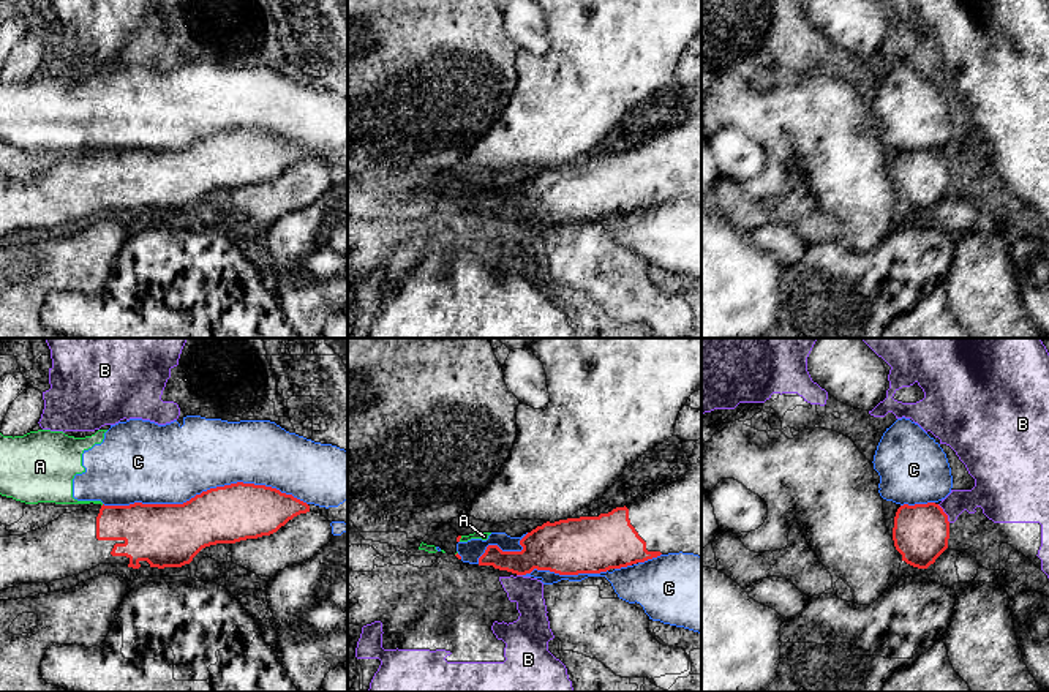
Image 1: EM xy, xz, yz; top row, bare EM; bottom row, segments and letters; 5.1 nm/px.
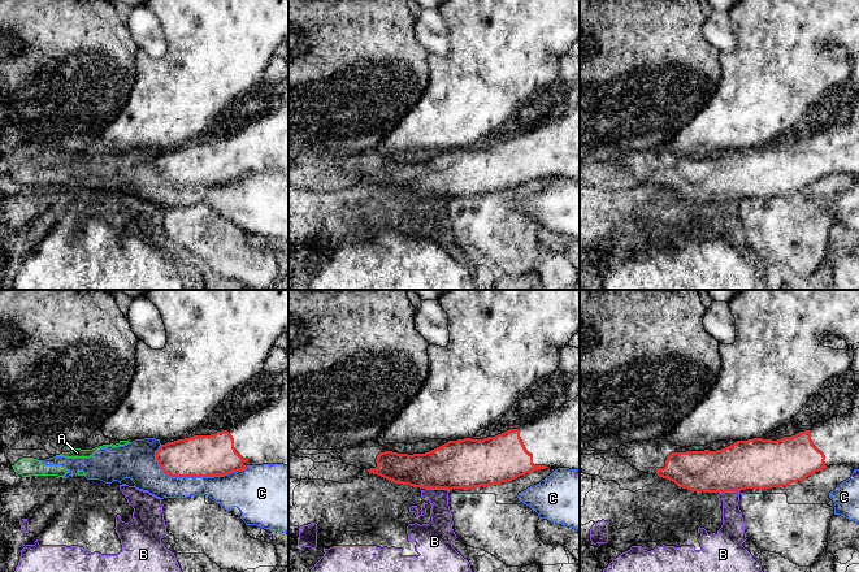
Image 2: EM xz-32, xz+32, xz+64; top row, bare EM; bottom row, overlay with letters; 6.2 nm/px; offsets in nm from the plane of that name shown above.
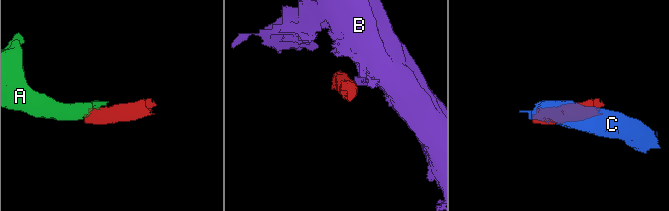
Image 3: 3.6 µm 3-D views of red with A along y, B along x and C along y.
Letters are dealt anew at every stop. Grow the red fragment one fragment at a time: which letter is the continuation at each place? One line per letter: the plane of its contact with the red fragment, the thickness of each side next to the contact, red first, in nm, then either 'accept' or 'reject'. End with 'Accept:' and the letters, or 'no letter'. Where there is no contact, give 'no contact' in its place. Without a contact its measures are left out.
A: xz | 20/50 nm | reject
B: yz | 280/170 nm | reject
C: xy | 300/400 nm | reject
Accept: no letter

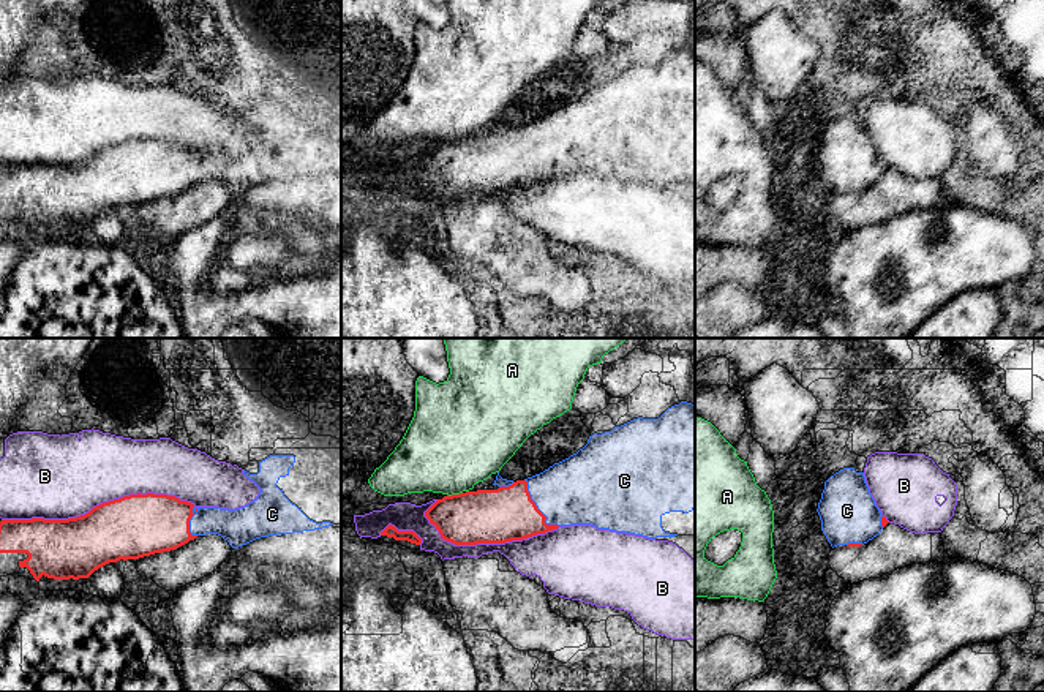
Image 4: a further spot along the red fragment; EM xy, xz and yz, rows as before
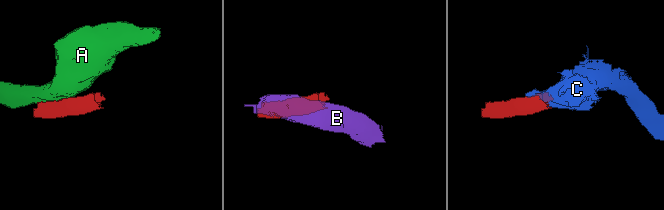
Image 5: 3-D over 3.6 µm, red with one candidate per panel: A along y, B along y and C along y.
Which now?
A: xz | 280/460 nm | reject
B: xy | 320/420 nm | reject
C: xz | 280/360 nm | accept
Accept: C

